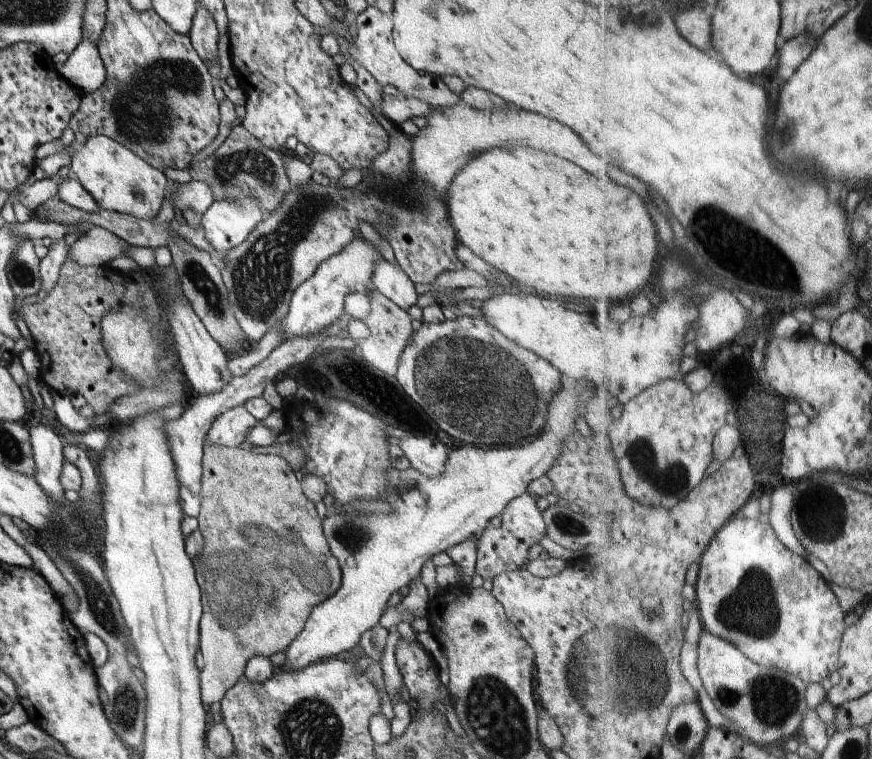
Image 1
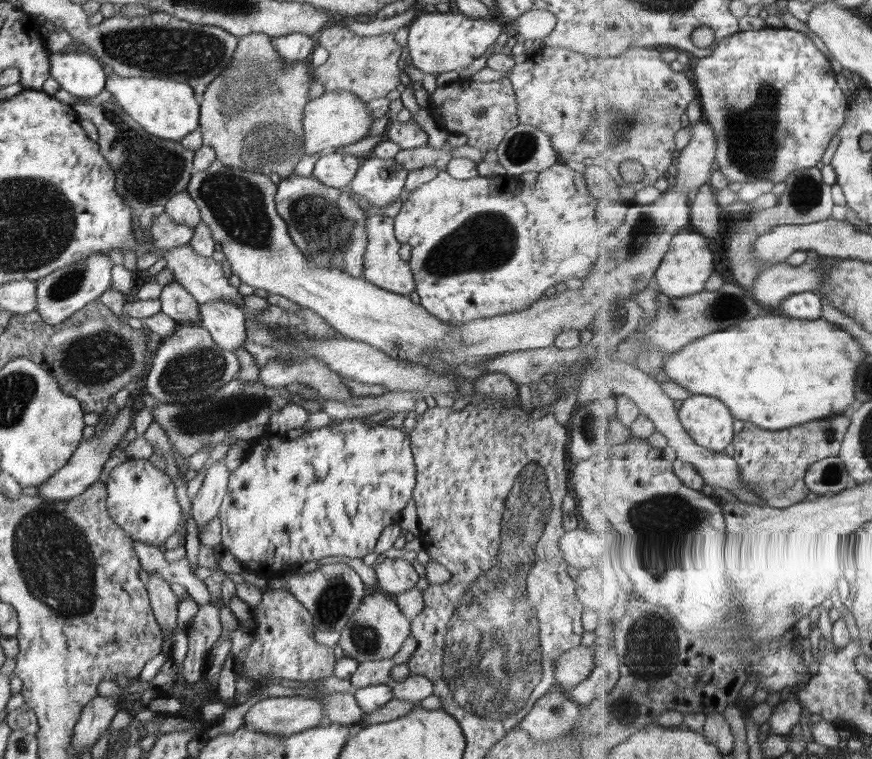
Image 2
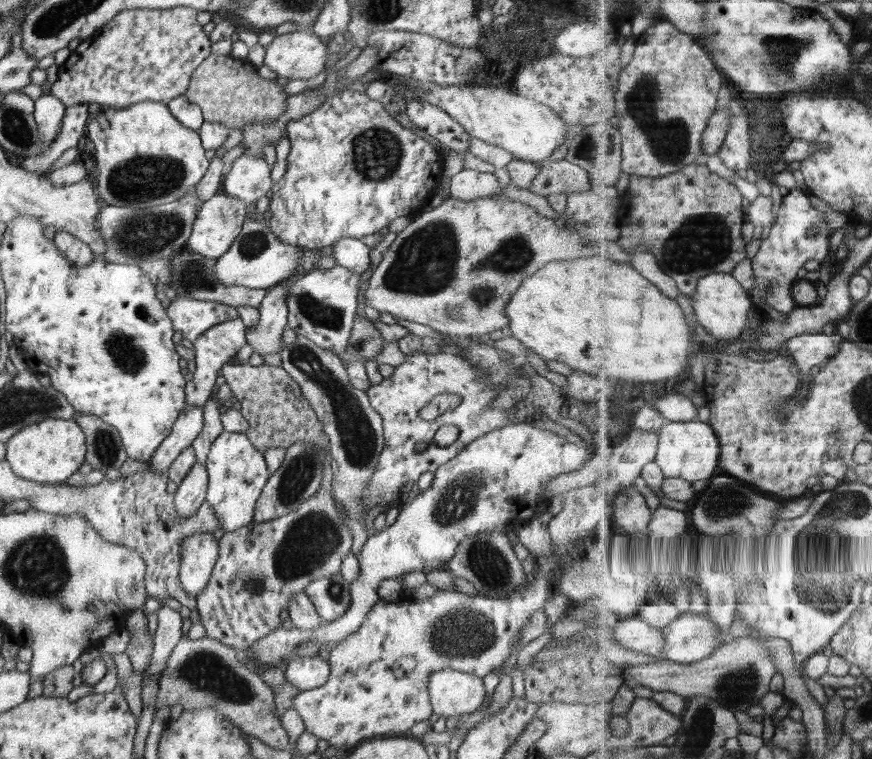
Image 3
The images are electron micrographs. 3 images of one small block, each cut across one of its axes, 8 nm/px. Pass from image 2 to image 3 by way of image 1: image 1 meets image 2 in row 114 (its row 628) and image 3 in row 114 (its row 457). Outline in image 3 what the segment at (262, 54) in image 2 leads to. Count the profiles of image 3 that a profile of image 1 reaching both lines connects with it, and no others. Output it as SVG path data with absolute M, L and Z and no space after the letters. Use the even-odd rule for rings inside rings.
M208 55L192 73L185 92L188 100L200 106L204 121L216 121L226 127L244 130L246 123L272 123L285 110L288 94L275 80L259 76L258 69L247 59L228 55Z

